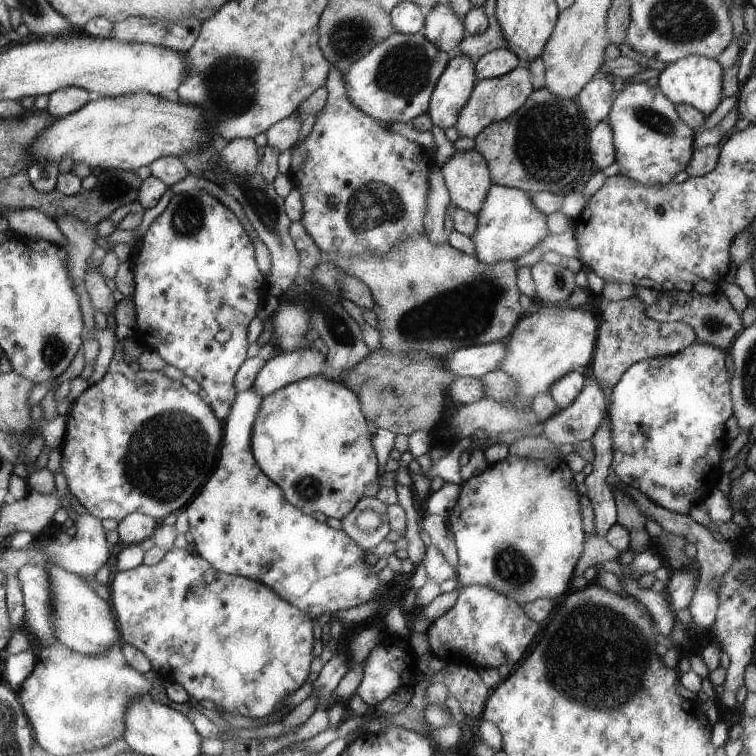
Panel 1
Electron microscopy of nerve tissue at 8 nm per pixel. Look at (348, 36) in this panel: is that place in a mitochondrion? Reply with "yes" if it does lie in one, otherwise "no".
yes

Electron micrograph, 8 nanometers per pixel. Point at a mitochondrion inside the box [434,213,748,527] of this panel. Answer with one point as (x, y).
(714, 324)

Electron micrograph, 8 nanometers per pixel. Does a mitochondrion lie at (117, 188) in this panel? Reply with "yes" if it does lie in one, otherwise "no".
yes

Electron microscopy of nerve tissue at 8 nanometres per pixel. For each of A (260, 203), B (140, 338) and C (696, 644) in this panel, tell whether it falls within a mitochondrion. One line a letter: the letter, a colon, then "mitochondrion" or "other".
A: mitochondrion
B: other
C: other

